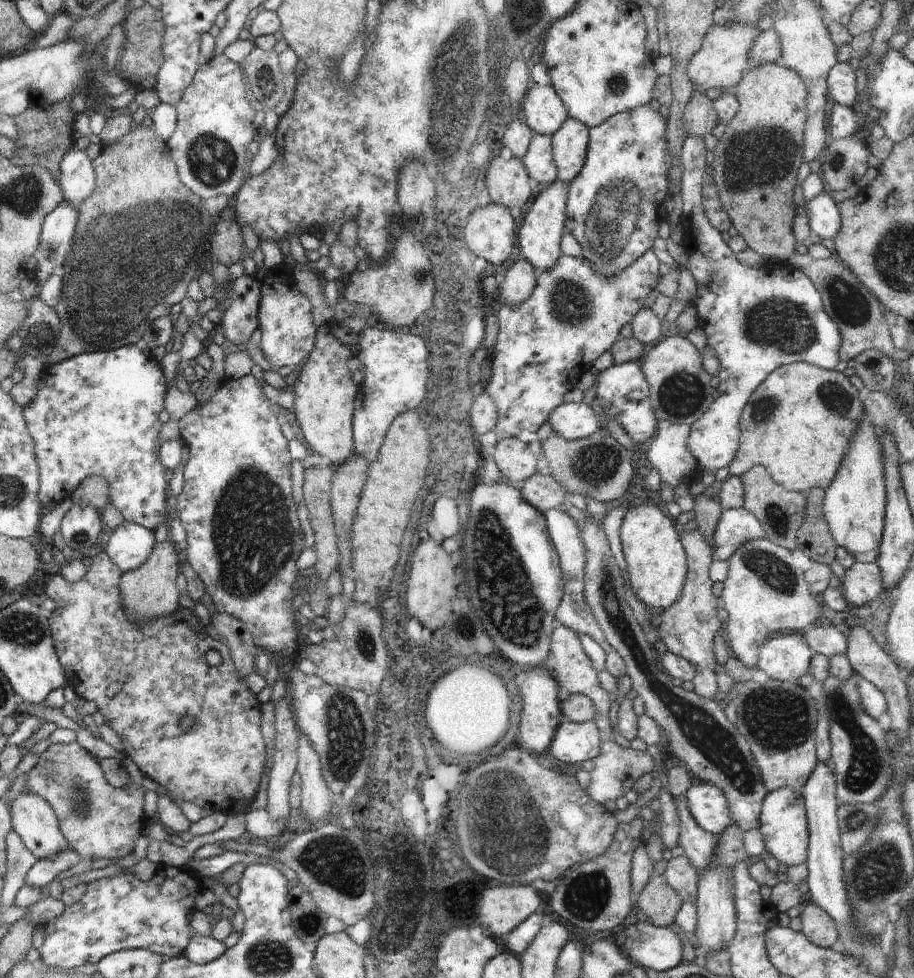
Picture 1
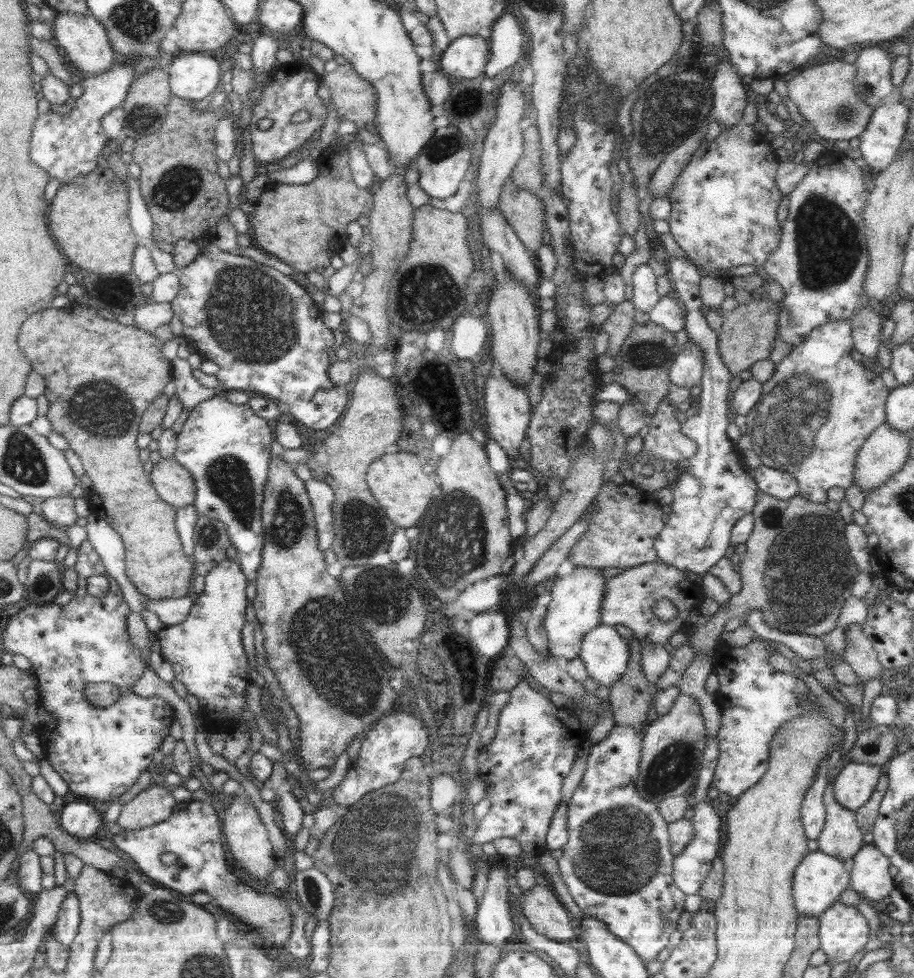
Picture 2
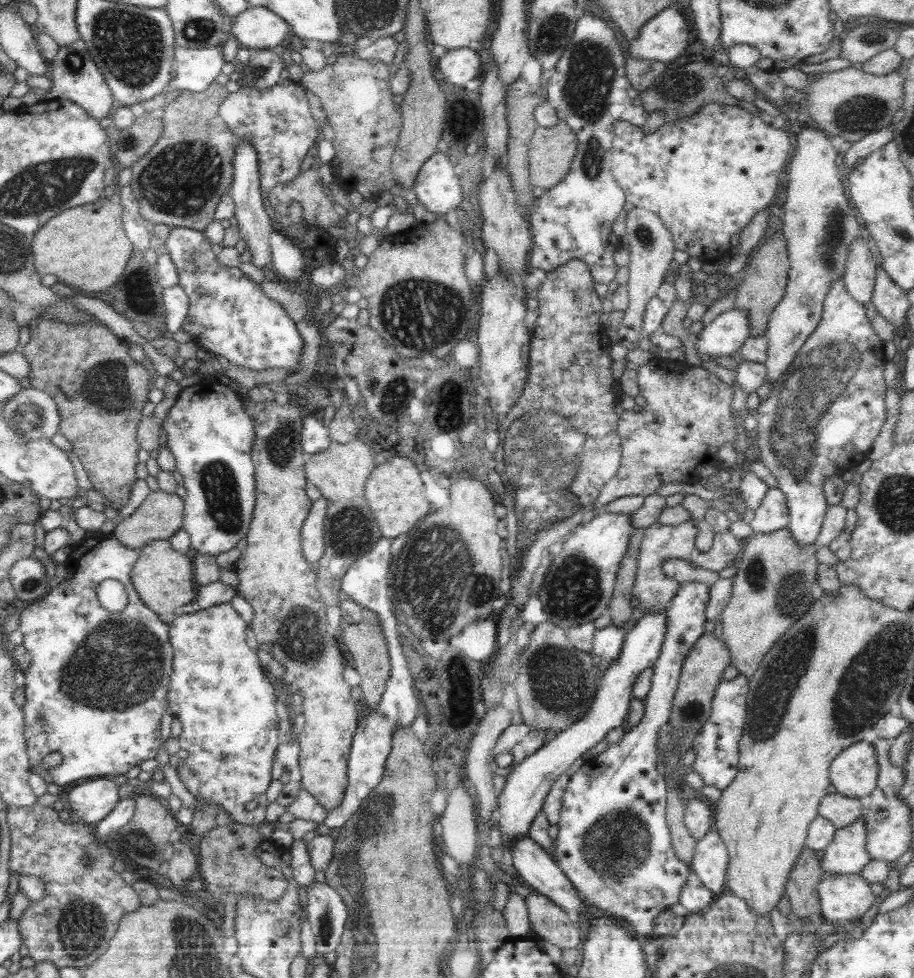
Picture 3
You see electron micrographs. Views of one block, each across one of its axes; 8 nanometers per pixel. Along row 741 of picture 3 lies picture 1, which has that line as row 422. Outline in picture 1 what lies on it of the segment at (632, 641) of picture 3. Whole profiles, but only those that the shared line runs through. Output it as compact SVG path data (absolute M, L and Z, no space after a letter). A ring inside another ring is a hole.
M564 402L550 412L548 422L551 424L554 434L563 436L564 440L578 440L601 432L602 424L600 424L600 418L596 414L597 412L592 410L590 405Z

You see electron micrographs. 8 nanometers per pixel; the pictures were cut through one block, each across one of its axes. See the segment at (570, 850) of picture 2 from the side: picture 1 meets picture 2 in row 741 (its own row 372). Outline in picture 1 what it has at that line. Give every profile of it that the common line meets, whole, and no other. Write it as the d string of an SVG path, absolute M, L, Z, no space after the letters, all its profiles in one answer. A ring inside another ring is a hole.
M632 360L624 364L612 364L596 378L596 398L601 402L605 418L614 416L624 428L624 432L637 445L650 440L656 434L658 424L650 404L649 384L642 374L639 363L640 361Z

